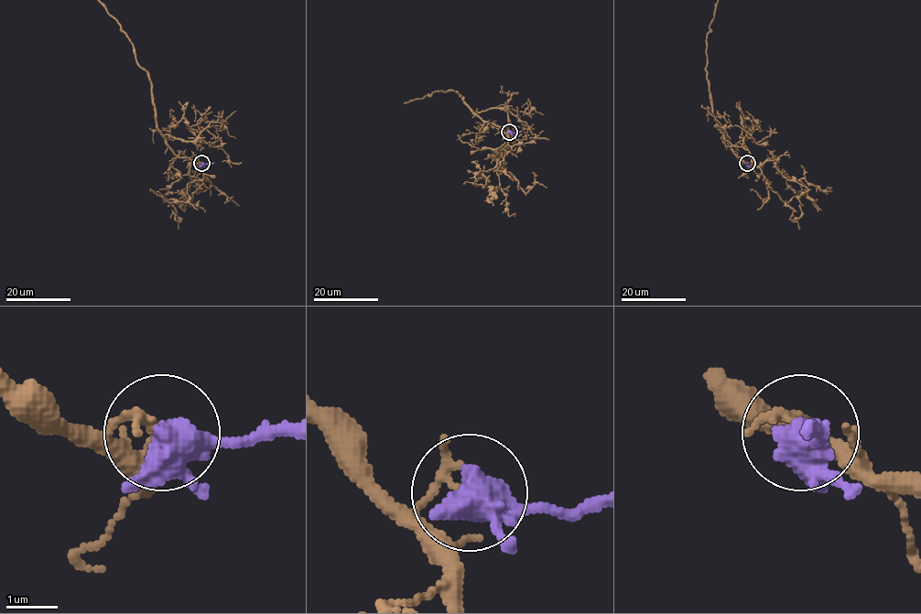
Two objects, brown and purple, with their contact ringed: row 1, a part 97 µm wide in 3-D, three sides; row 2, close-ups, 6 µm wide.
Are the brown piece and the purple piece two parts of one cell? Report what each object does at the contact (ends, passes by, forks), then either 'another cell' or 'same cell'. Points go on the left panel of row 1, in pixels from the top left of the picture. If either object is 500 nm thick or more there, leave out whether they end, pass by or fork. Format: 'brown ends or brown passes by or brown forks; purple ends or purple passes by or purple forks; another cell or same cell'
brown ends; purple forks; another cell

